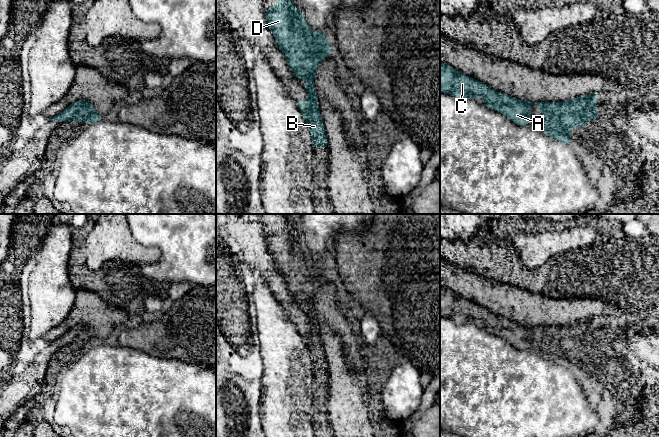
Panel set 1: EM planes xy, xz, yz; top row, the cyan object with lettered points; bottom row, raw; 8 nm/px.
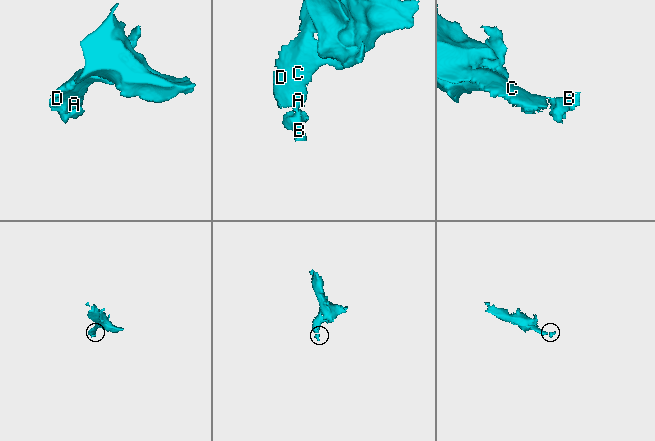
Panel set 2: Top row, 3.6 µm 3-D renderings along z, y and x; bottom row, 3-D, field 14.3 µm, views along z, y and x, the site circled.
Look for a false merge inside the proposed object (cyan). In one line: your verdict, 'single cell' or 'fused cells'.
single cell

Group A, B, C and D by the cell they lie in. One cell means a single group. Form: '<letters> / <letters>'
A B C D

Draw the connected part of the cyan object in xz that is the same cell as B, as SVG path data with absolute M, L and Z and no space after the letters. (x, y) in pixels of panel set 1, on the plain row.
M288 219L280 221L274 232L267 232L265 240L267 250L294 299L301 304L310 304L309 308L303 309L310 323L297 324L296 330L309 350L313 372L327 372L318 320L312 309L318 288L333 276L330 265L324 255L312 258L301 234L294 230Z

